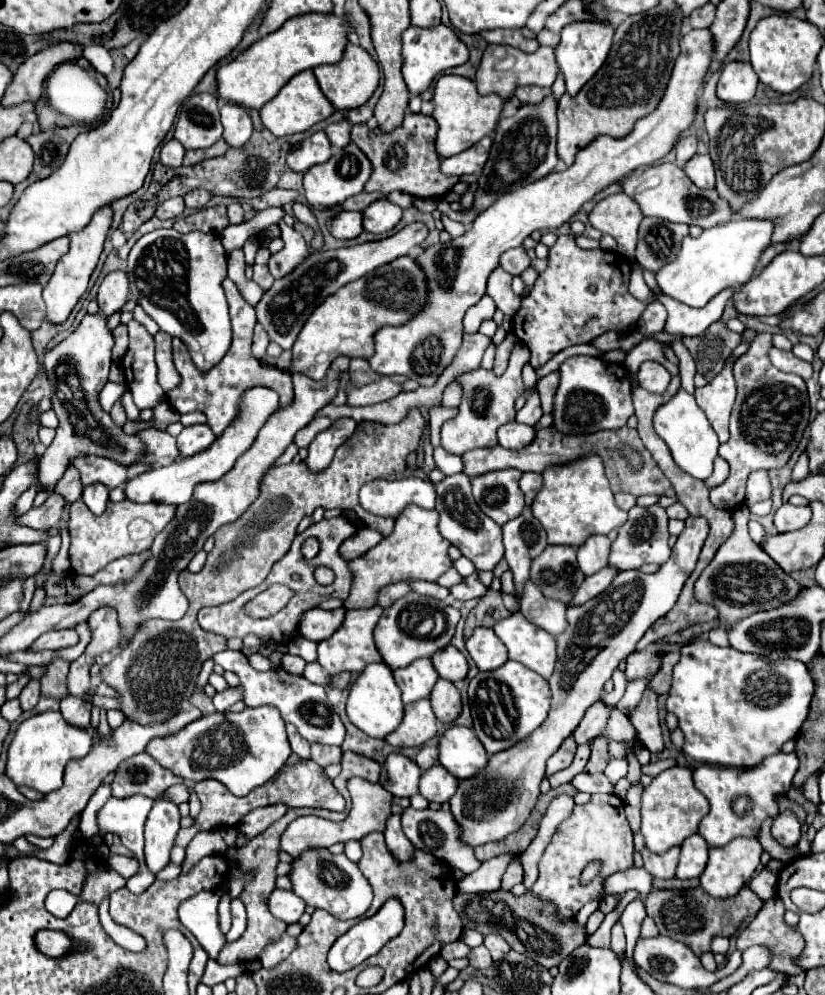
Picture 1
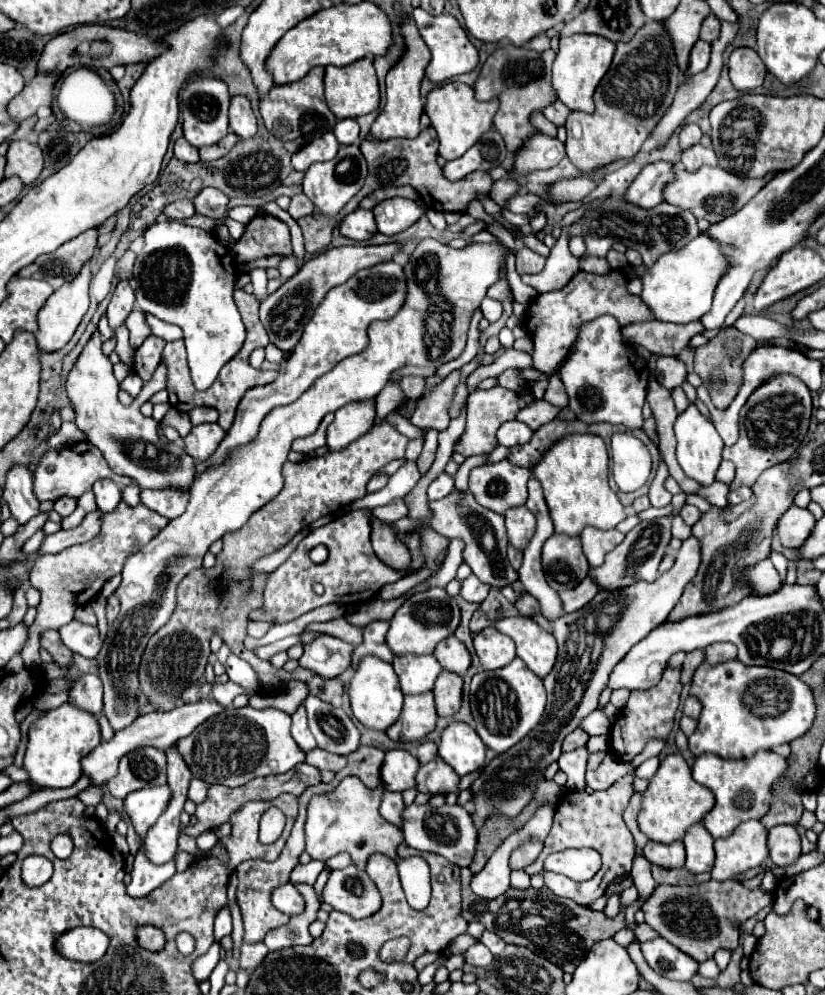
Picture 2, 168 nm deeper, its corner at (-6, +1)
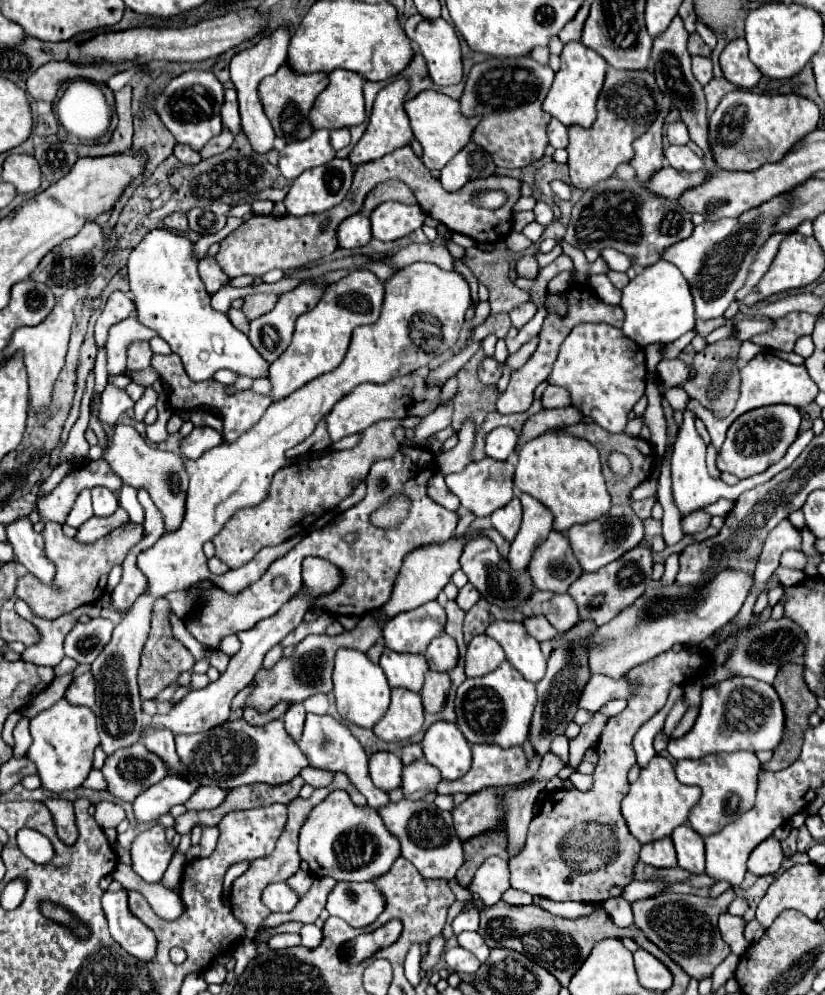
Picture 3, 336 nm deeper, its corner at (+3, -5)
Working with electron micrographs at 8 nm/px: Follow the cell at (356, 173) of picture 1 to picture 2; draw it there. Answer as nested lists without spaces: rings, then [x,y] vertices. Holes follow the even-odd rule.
[[[341,145],[339,153],[335,159],[327,161],[327,163],[313,163],[303,177],[303,193],[315,203],[315,207],[325,213],[325,215],[337,215],[339,209],[351,199],[355,197],[355,193],[363,187],[367,177],[367,163],[365,157],[361,155],[357,145]]]

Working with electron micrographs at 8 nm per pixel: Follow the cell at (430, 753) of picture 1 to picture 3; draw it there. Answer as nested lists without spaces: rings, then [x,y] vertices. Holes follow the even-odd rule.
[[[404,745],[404,749],[402,749],[402,763],[404,765],[408,765],[412,761],[420,761],[420,759],[424,759],[420,745]]]

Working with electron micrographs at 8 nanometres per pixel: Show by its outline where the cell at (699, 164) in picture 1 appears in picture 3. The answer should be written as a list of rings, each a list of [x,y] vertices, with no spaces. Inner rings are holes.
[[[668,147],[666,149],[666,159],[674,169],[682,169],[682,171],[700,171],[704,169],[704,159],[700,159],[696,153],[690,151],[690,147]]]

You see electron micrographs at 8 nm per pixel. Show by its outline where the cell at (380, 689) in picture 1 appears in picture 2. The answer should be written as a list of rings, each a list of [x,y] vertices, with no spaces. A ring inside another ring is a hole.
[[[363,657],[359,661],[359,665],[357,665],[357,669],[355,669],[353,677],[351,677],[347,693],[349,693],[349,699],[351,699],[353,715],[365,727],[371,727],[371,729],[377,729],[377,731],[385,731],[401,715],[403,693],[399,689],[399,679],[397,679],[393,667],[389,663],[377,659],[377,657]]]

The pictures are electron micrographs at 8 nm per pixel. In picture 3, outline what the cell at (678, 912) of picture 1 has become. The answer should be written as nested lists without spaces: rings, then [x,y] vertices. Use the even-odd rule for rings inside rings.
[[[734,889],[724,891],[718,897],[698,897],[698,895],[658,895],[650,899],[642,899],[632,903],[634,911],[634,925],[652,941],[656,943],[672,961],[676,961],[690,977],[704,979],[720,965],[730,947],[722,941],[718,931],[718,915],[728,909],[734,901]]]

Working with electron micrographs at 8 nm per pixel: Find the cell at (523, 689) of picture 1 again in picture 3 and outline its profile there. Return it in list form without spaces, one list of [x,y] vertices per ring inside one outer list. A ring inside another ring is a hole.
[[[504,661],[496,671],[466,679],[456,691],[456,715],[458,727],[468,739],[468,743],[488,743],[502,749],[522,745],[528,735],[528,725],[536,705],[536,689],[532,683],[522,679],[522,675]]]

